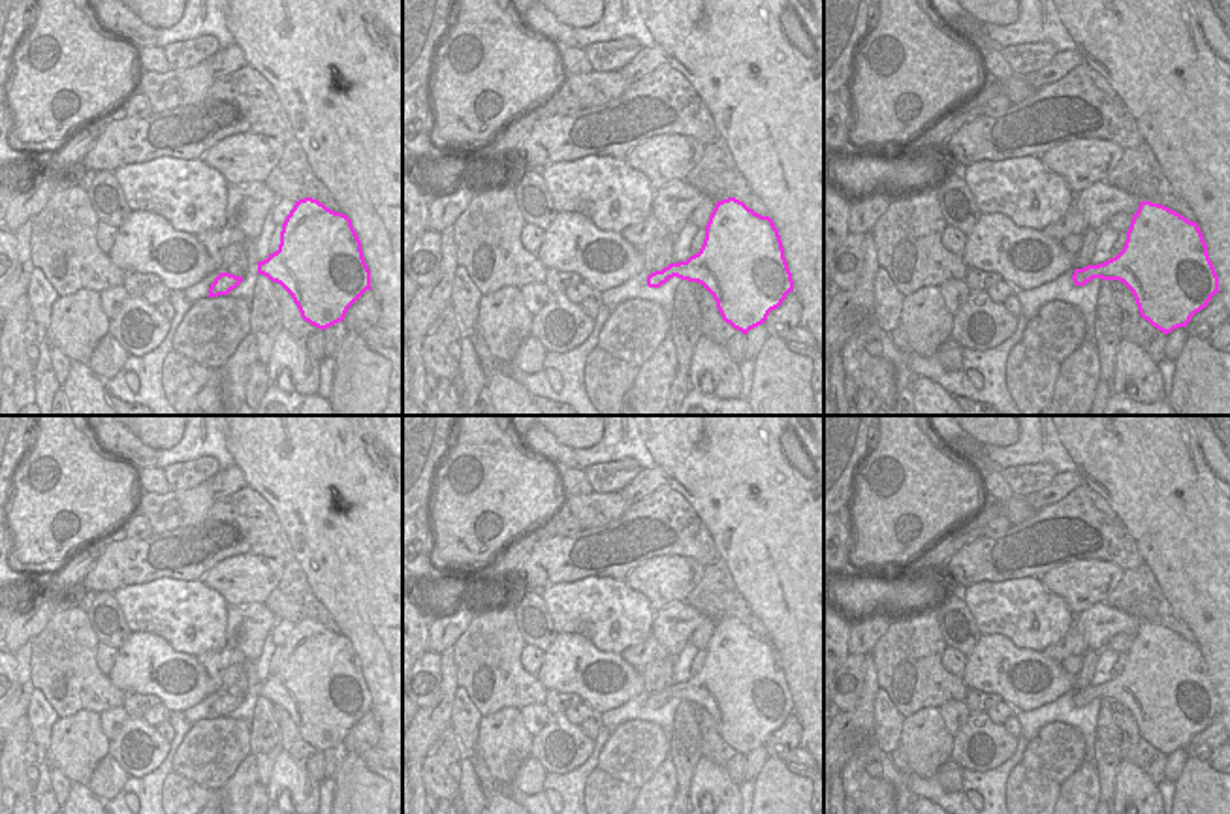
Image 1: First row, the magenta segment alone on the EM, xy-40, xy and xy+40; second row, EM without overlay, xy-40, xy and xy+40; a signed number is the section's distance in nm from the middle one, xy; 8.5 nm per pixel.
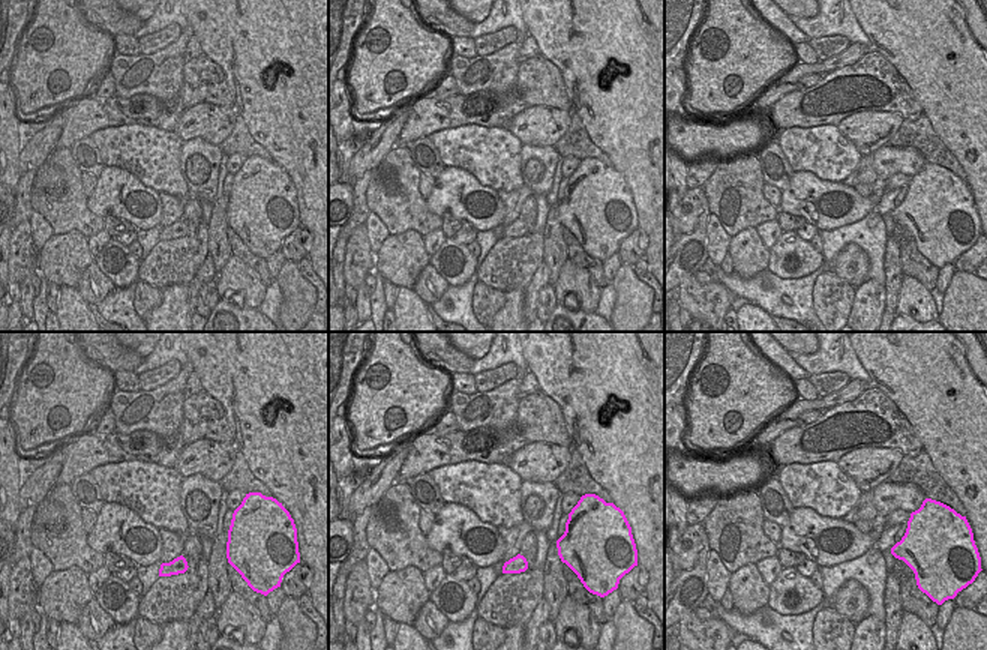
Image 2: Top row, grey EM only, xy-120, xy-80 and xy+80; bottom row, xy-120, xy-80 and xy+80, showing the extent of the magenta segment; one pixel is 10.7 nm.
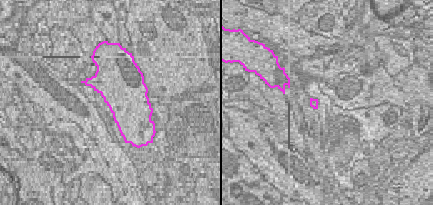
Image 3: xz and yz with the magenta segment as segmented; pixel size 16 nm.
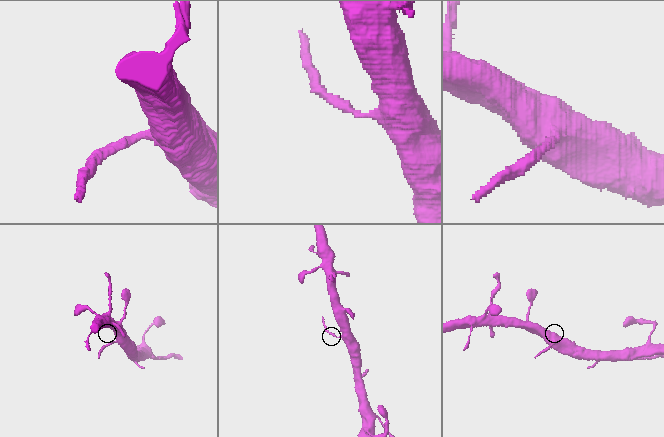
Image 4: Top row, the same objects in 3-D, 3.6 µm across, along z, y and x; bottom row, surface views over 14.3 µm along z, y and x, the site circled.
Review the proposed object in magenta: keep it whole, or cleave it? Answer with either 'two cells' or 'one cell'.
two cells

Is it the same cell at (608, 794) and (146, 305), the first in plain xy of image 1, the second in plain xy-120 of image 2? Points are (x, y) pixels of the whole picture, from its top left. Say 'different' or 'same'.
same

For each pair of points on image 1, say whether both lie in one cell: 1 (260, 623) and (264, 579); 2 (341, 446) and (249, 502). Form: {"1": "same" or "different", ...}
{"1": "different", "2": "different"}

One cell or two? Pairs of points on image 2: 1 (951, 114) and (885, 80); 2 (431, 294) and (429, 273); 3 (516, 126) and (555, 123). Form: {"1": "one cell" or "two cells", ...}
{"1": "two cells", "2": "one cell", "3": "one cell"}

